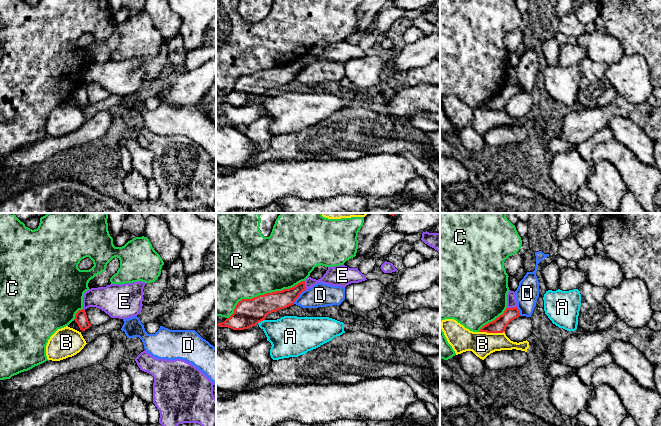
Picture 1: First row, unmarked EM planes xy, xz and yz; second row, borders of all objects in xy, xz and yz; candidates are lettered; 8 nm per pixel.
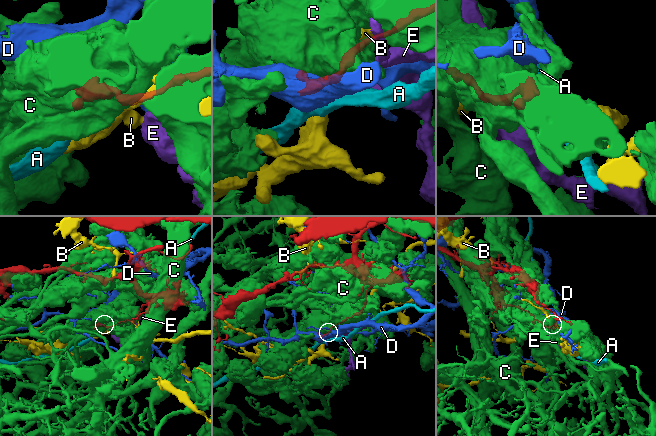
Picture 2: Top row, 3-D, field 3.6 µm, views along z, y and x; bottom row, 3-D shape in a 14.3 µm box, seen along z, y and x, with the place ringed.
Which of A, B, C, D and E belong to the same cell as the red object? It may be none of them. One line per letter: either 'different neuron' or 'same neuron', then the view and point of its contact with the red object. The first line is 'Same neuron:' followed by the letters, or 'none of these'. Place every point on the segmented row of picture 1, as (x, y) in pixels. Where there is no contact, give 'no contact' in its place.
Same neuron: none of these
A: different neuron; contact xz (260, 321)
B: different neuron; contact yz (492, 332)
C: different neuron; contact xz (264, 294)
D: different neuron; contact xz (299, 295)
E: different neuron; contact yz (511, 308)

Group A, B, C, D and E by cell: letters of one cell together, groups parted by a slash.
A / B / C / D / E

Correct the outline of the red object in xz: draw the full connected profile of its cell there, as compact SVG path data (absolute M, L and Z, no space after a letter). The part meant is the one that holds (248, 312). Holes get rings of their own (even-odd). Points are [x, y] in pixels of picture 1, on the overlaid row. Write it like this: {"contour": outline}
{"contour": "M302 281L289 289L242 299L236 305L234 313L217 325L233 330L248 329L265 320L268 314L294 305L295 300L305 290L305 281Z"}

